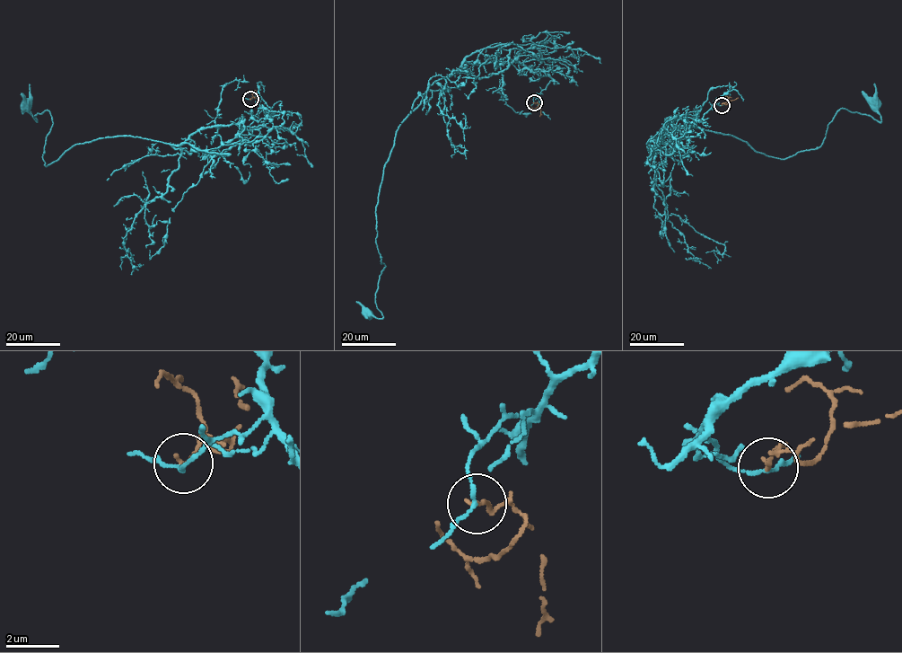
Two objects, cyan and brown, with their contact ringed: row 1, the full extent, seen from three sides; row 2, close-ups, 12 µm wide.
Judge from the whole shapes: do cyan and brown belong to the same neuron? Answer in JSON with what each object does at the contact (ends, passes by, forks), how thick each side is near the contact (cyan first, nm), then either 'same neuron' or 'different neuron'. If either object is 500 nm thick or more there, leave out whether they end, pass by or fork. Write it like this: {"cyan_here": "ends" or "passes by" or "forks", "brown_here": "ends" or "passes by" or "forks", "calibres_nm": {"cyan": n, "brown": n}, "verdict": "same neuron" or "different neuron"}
{"cyan_here": "passes by", "brown_here": "ends", "calibres_nm": {"cyan": 120, "brown": 140}, "verdict": "different neuron"}

